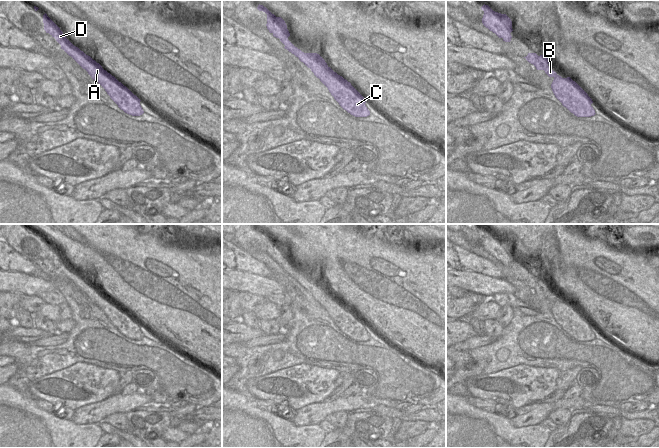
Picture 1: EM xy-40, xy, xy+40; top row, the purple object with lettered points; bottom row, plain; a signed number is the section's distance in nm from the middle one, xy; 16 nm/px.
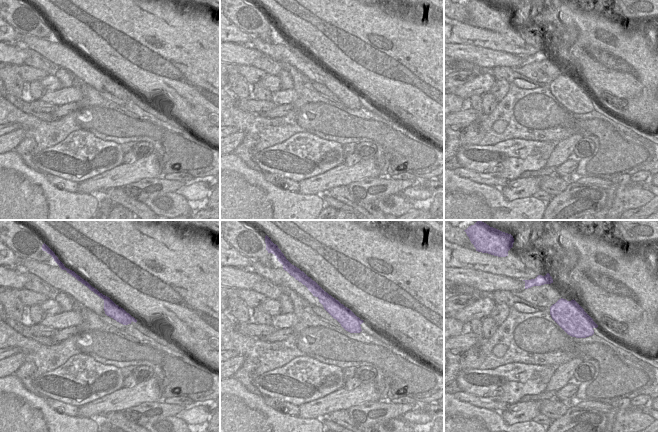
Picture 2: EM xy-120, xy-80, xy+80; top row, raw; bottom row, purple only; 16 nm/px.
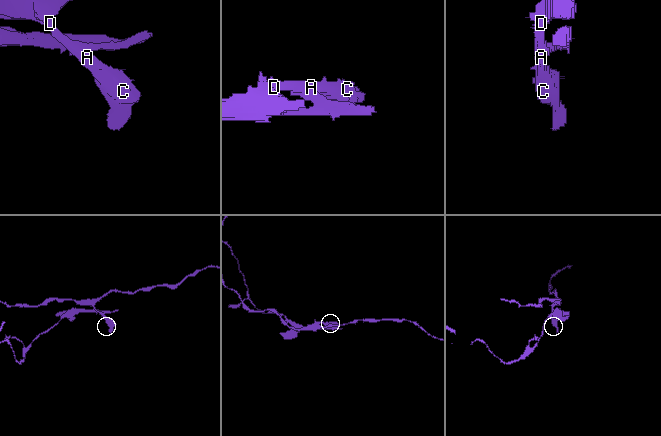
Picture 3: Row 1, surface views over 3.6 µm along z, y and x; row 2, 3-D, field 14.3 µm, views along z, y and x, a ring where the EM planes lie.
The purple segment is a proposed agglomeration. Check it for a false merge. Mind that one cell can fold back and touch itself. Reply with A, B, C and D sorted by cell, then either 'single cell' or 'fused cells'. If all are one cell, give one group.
A C D / B | fused cells

